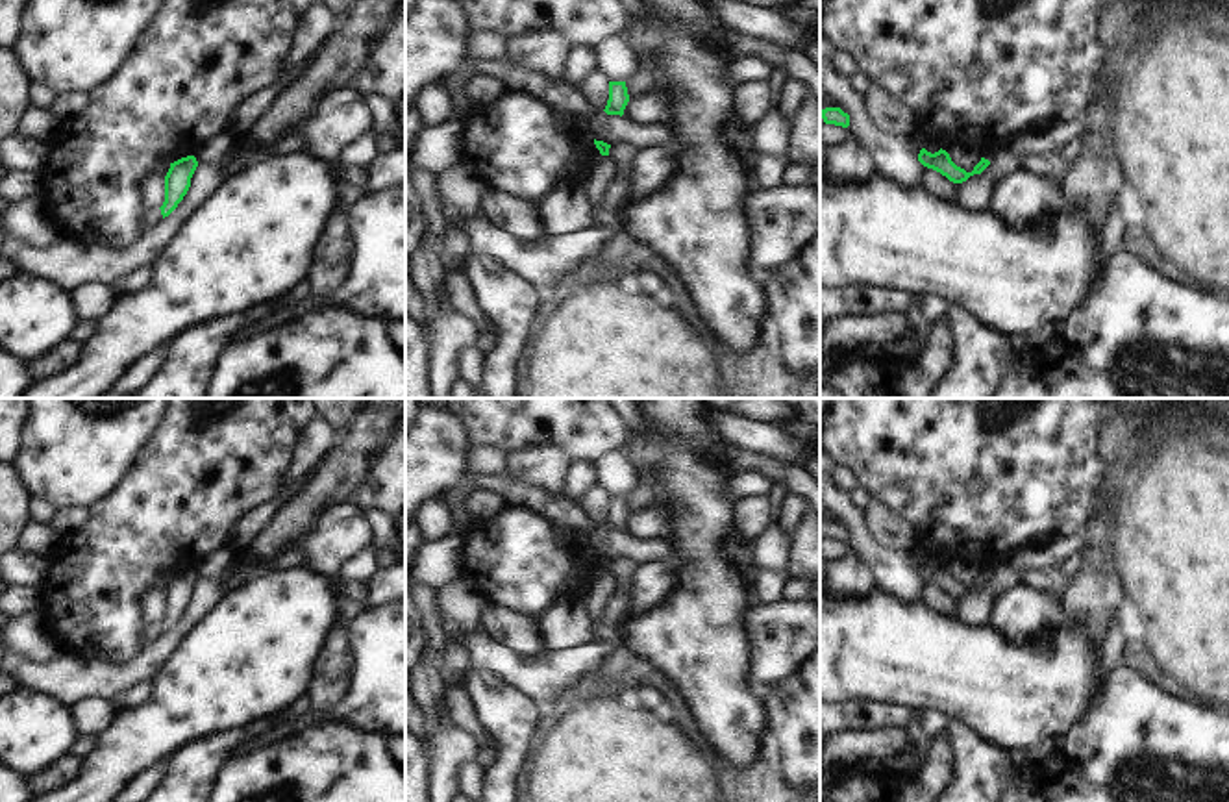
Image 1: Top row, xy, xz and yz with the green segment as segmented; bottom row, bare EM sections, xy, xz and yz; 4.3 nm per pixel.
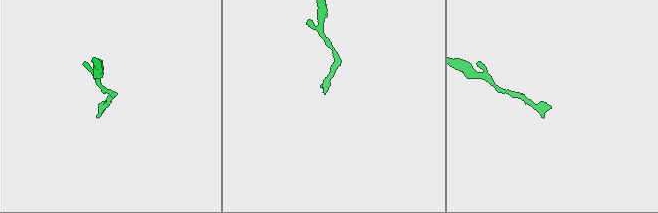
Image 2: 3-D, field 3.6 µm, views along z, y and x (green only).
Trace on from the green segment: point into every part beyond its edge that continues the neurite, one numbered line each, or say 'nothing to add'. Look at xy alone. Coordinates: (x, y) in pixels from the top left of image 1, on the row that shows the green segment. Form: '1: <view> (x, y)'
nothing to add

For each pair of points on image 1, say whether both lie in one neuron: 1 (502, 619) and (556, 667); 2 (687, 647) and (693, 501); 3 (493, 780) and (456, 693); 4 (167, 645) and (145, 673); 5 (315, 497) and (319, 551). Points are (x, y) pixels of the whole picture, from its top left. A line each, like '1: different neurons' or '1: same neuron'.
1: different neurons
2: same neuron
3: different neurons
4: same neuron
5: different neurons

